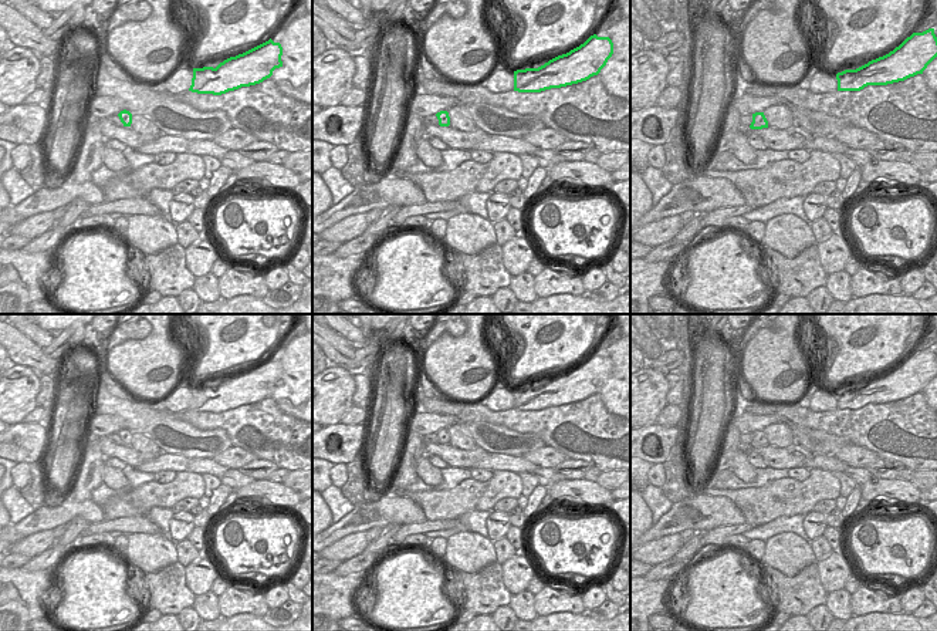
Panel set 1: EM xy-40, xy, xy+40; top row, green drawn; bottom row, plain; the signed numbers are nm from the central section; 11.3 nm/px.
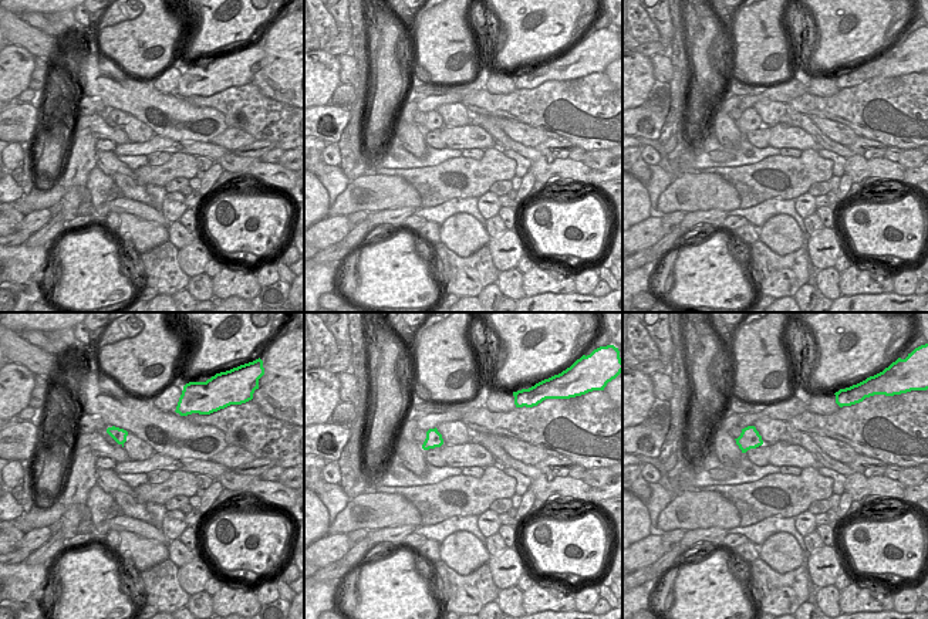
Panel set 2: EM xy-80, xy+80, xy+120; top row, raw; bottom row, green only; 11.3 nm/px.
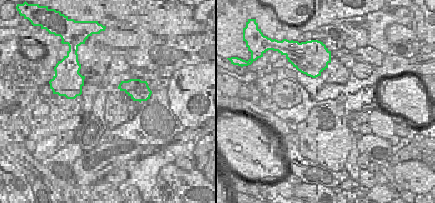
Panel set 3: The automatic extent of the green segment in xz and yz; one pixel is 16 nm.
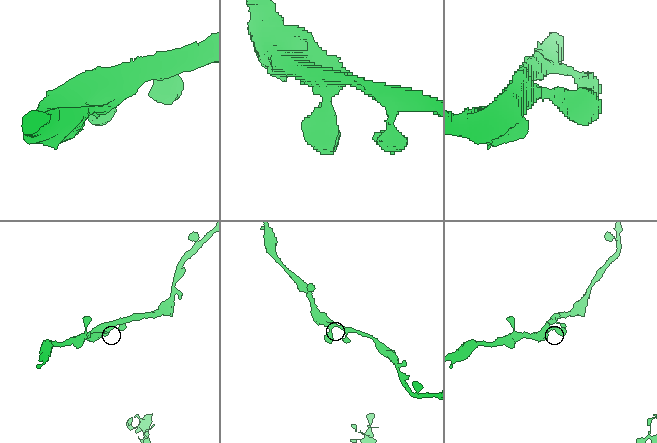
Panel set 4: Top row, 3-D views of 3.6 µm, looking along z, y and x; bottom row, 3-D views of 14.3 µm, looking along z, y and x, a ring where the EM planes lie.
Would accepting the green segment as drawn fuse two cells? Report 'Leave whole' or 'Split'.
Leave whole

